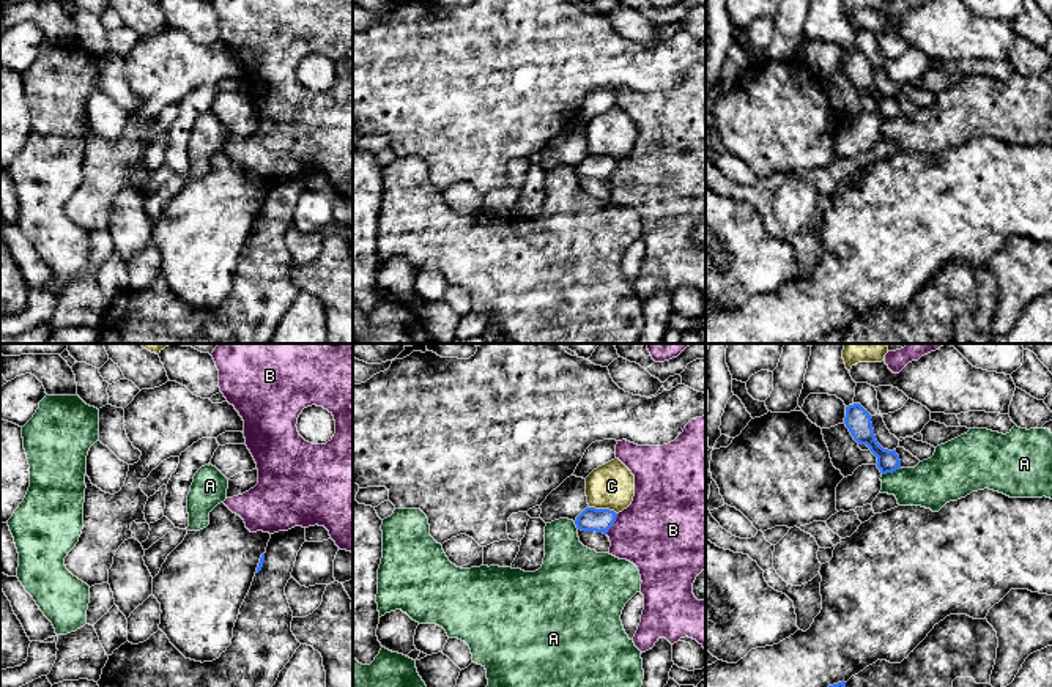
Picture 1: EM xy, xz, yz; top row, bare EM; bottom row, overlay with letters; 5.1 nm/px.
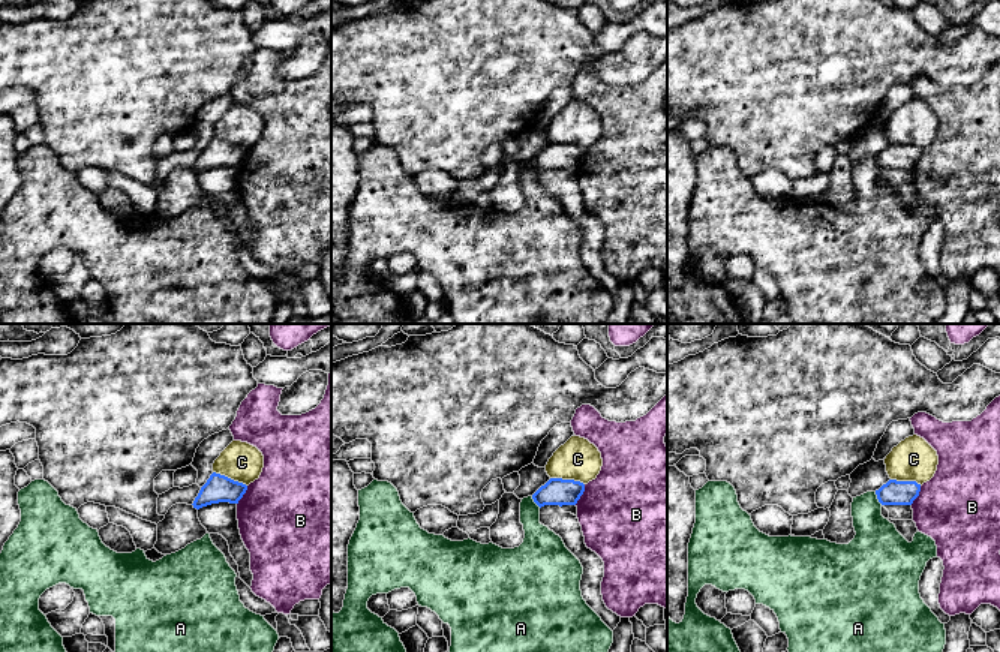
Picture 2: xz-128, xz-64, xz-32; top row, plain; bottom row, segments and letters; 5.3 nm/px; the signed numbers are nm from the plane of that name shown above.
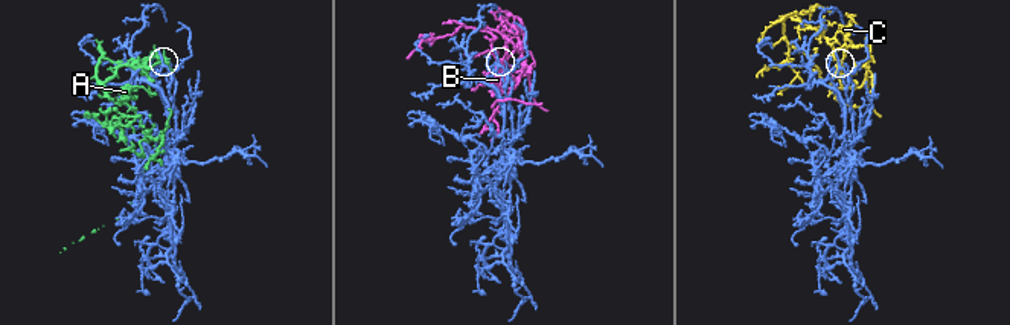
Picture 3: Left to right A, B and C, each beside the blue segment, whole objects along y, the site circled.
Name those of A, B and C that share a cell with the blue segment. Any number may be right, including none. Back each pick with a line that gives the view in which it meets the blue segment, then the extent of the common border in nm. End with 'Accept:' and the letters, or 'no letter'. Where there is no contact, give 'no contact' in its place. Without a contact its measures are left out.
Accept: no letter

